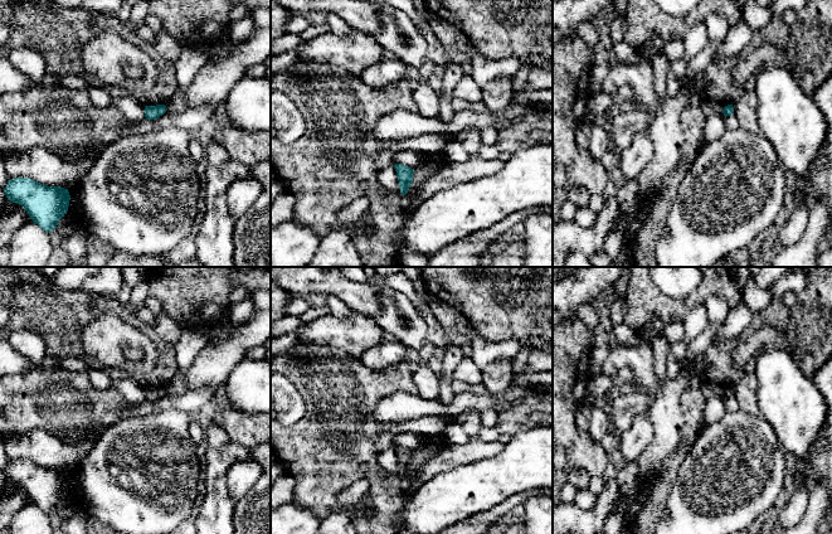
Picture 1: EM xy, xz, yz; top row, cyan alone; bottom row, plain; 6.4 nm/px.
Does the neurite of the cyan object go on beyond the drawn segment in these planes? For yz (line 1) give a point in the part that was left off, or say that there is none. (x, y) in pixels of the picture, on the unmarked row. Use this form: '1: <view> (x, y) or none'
1: none

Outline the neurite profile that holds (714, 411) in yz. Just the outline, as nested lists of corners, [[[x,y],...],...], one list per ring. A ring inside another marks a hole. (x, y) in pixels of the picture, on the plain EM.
[[[717,394],[709,398],[704,409],[702,428],[719,422],[726,413],[724,395]]]

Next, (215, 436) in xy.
[[[211,423],[205,431],[208,448],[219,448],[229,441],[228,433],[215,423]]]

